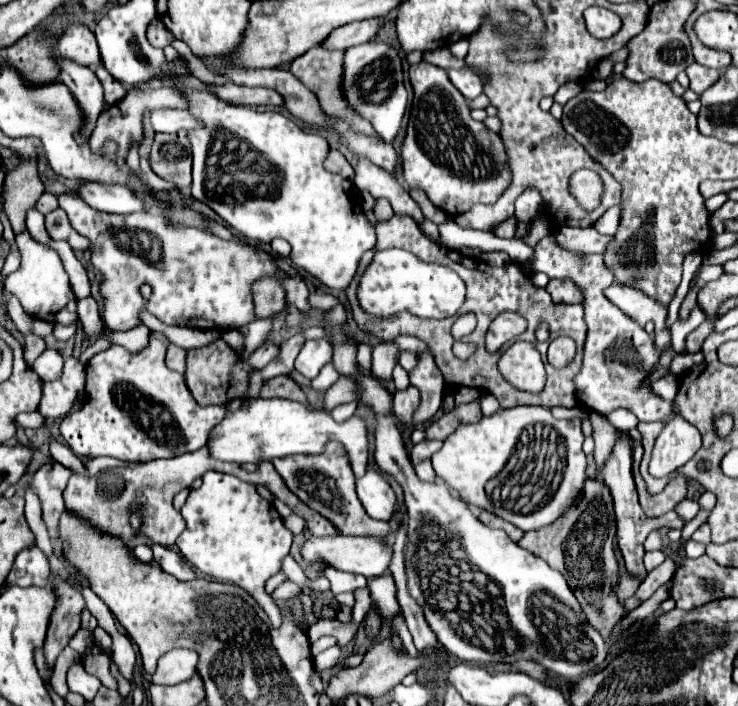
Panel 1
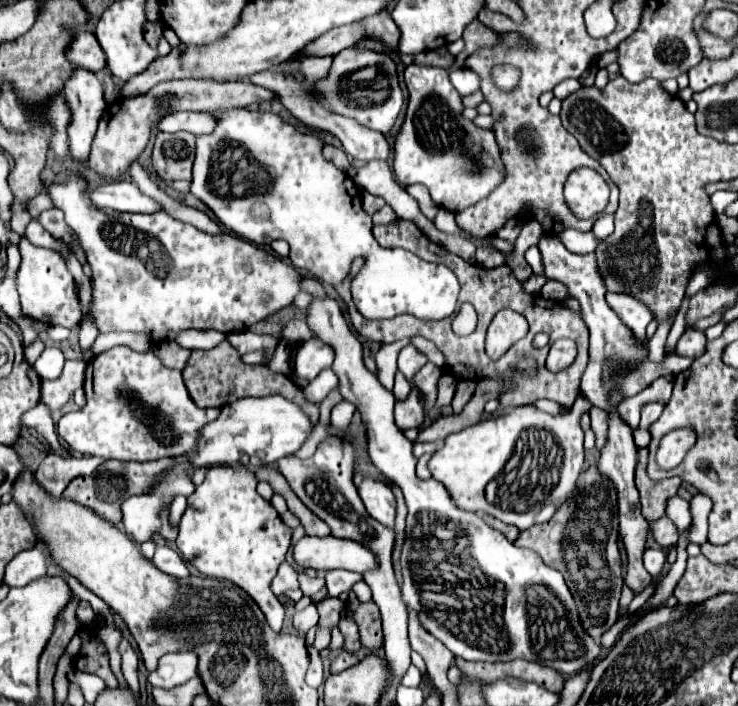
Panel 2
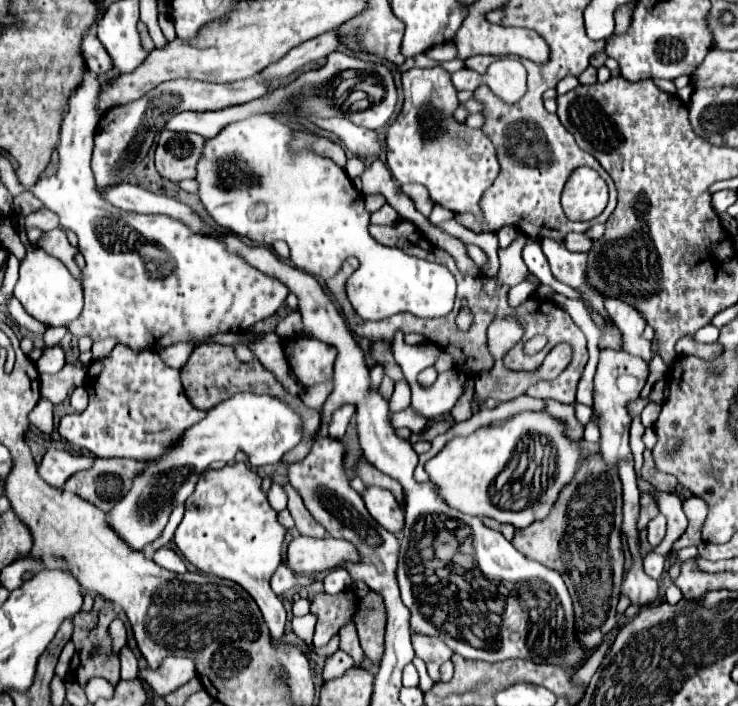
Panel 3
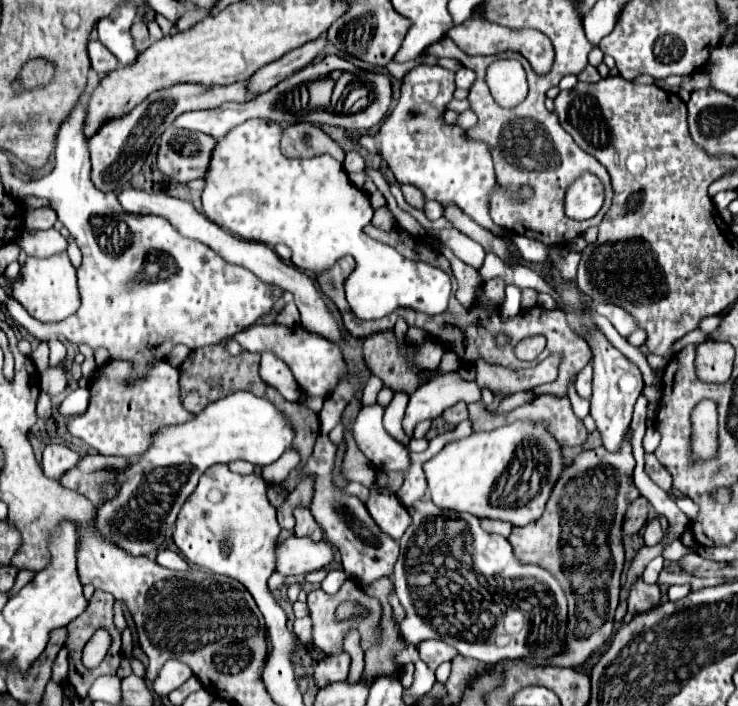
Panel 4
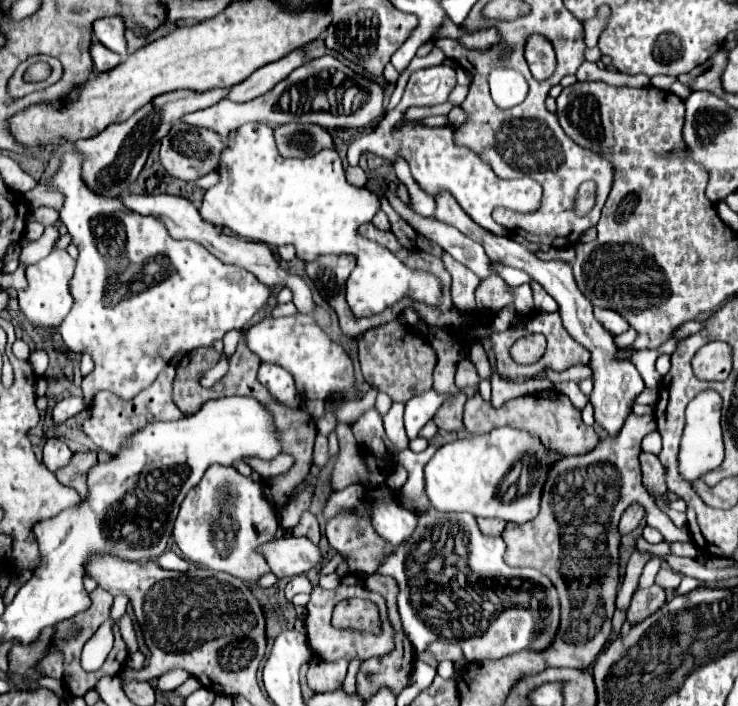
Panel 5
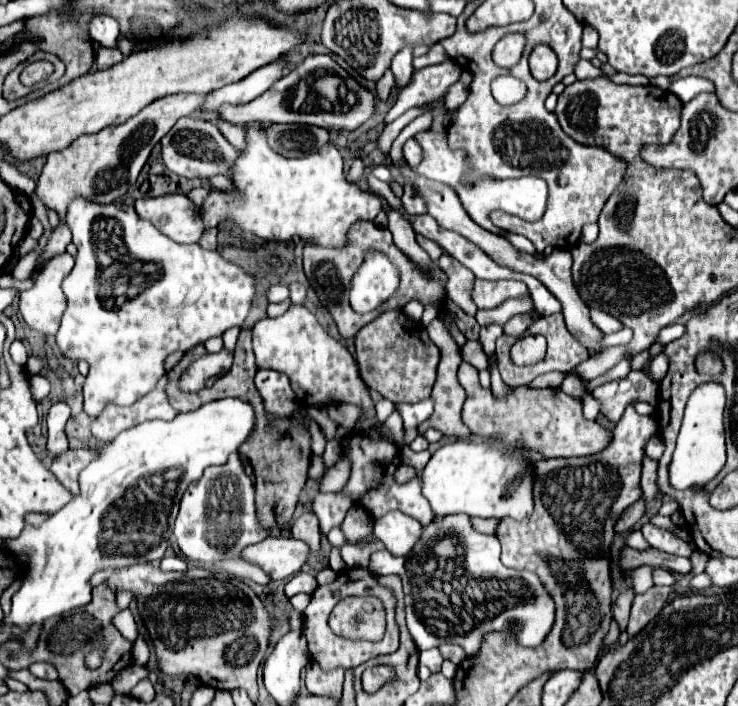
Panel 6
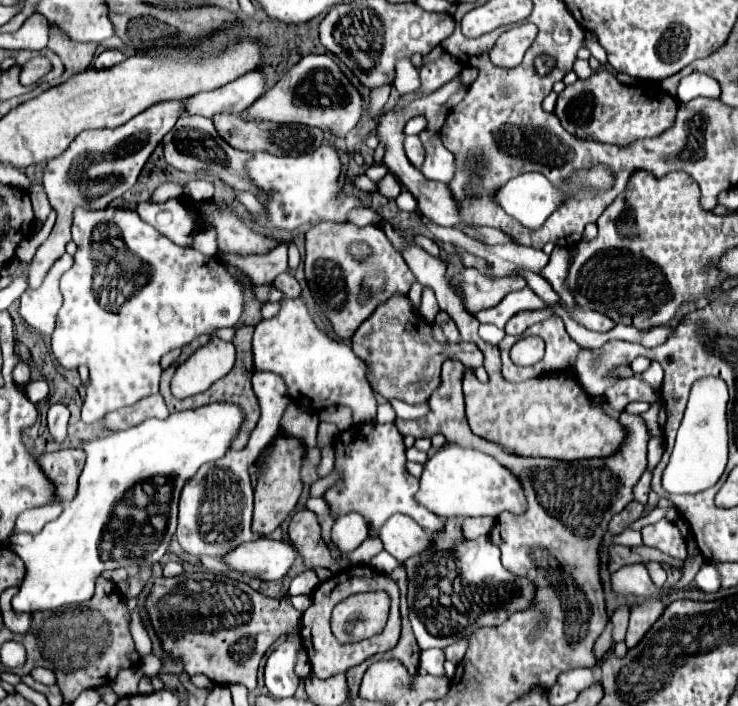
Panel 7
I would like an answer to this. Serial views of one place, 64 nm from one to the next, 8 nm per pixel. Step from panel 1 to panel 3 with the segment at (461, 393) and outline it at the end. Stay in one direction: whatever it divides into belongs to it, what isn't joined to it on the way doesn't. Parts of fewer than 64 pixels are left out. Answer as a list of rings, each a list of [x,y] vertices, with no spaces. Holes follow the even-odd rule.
[[[468,380],[466,382],[466,392],[458,398],[456,406],[452,408],[452,418],[456,422],[462,422],[462,420],[468,420],[472,416],[472,394],[474,394],[474,382]]]

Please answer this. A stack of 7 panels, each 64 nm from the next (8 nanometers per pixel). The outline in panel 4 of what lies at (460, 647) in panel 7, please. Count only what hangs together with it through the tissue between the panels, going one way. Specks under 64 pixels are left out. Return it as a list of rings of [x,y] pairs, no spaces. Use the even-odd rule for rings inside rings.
[[[424,640],[424,642],[420,642],[418,652],[420,652],[420,658],[428,664],[430,670],[436,670],[442,662],[452,660],[458,654],[456,648],[444,644],[440,640]]]

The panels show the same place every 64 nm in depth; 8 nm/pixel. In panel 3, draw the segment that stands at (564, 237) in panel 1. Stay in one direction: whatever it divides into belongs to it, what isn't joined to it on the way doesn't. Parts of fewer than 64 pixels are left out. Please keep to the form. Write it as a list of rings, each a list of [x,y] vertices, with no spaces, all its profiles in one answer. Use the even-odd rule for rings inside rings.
[[[570,234],[564,238],[564,244],[570,248],[570,252],[588,252],[592,248],[592,240],[586,234]]]

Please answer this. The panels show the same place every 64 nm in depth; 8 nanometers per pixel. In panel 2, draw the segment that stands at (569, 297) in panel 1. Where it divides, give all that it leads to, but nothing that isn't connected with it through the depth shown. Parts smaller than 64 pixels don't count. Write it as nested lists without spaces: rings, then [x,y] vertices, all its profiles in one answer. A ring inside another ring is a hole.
[[[548,279],[539,294],[552,300],[563,301],[570,297],[568,289],[560,282]]]

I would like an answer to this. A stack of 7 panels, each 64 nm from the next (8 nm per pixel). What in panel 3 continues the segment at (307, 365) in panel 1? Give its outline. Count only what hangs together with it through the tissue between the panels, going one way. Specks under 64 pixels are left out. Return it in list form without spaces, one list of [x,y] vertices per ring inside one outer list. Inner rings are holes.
[[[300,336],[284,344],[288,364],[304,386],[314,386],[332,378],[332,364],[336,358],[336,348],[328,346],[316,338]]]

